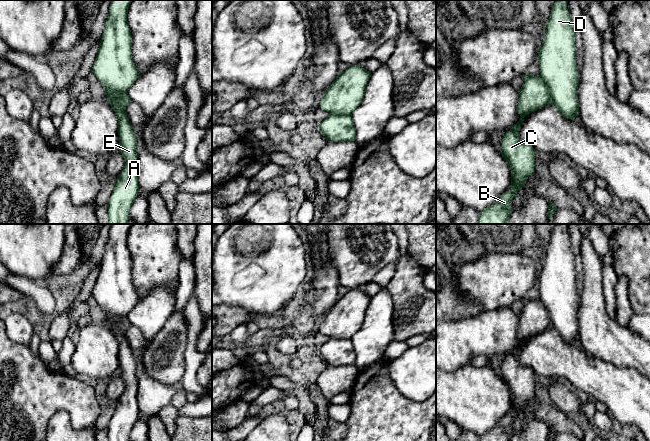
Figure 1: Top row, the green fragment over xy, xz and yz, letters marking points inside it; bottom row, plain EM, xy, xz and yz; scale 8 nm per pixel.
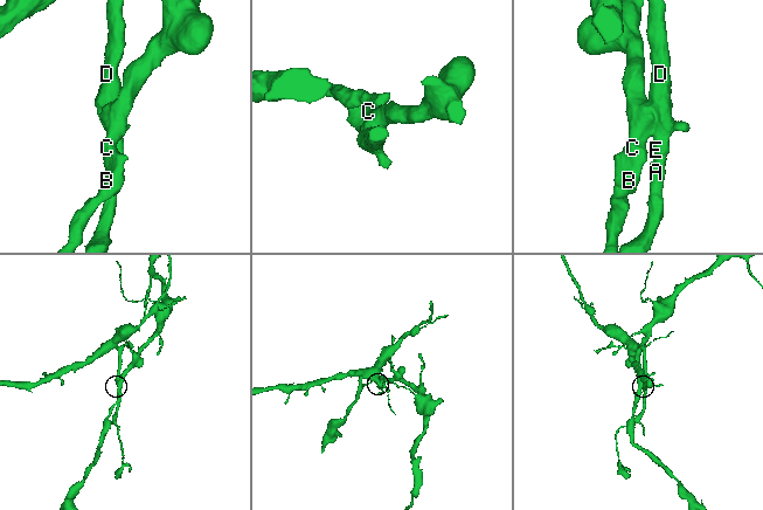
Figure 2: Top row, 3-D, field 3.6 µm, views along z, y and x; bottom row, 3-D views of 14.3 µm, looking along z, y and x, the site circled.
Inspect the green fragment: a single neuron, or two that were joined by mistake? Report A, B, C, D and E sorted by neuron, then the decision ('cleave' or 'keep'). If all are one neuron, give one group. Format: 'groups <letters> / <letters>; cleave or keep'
groups A D E / B C; cleave

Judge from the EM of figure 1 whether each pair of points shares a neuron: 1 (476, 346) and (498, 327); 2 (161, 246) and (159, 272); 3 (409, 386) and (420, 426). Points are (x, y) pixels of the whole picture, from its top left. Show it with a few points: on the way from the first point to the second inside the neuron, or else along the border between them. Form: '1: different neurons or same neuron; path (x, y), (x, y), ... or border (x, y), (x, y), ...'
1: same neuron; path (481, 341), (493, 332)
2: same neuron; path (161, 253), (161, 266)
3: different neurons; border (395, 385), (407, 398), (414, 401), (425, 400)

